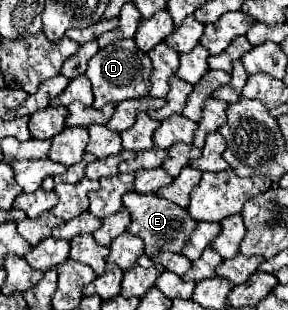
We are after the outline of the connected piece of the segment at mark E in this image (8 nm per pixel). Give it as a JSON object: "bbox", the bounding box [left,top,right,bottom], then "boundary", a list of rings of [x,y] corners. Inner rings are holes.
{"bbox":[123,193,197,257],"boundary":[[[127,193],[123,195],[123,205],[129,209],[131,225],[127,227],[127,233],[137,235],[143,239],[145,253],[149,257],[155,257],[161,251],[179,253],[185,245],[185,241],[191,237],[197,221],[193,221],[187,213],[187,209],[177,207],[175,203],[167,199],[159,199],[157,195],[139,195],[139,193]]]}

